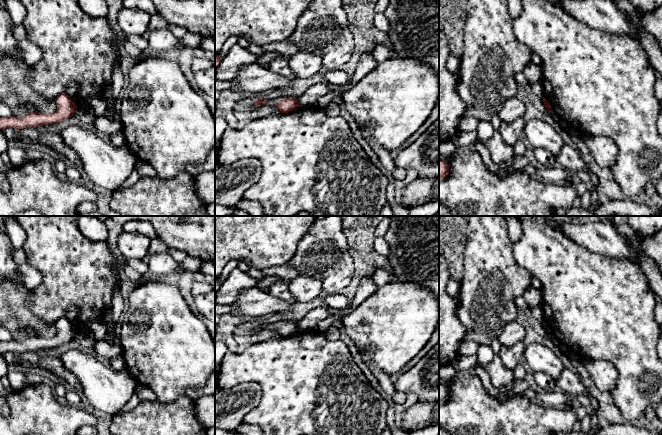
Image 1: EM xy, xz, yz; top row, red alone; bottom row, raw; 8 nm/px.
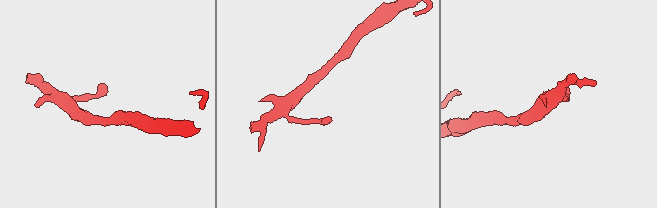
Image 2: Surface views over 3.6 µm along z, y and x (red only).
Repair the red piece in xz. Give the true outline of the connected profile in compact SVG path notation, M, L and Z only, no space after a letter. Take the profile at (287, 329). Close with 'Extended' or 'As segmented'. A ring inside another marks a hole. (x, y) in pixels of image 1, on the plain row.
M289 321L276 327L276 332L279 337L289 337L298 331L298 323L294 321Z. As segmented

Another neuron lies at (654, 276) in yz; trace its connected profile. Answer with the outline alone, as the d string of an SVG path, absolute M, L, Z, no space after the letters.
M636 250L635 253L638 257L638 265L647 277L650 288L654 292L659 303L662 304L662 273L660 269L643 251Z

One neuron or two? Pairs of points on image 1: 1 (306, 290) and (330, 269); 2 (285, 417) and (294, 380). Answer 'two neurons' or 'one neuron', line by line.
1: two neurons
2: one neuron

